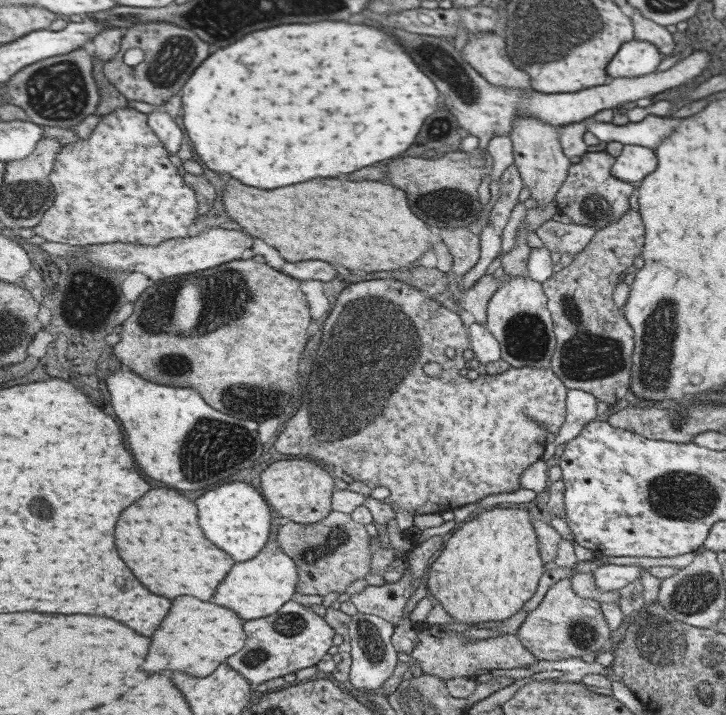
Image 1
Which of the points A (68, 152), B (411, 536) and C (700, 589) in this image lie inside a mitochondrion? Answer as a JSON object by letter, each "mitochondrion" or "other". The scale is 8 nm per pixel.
{"A":"other","B":"other","C":"mitochondrion"}

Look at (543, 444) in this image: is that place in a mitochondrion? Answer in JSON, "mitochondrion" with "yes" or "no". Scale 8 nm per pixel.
{"mitochondrion":"no"}

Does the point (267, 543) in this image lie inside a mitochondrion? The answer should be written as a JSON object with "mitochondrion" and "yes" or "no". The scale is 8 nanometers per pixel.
{"mitochondrion":"no"}

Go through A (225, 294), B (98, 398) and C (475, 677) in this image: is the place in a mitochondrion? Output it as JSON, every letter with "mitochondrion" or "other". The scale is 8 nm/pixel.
{"A":"mitochondrion","B":"other","C":"other"}

